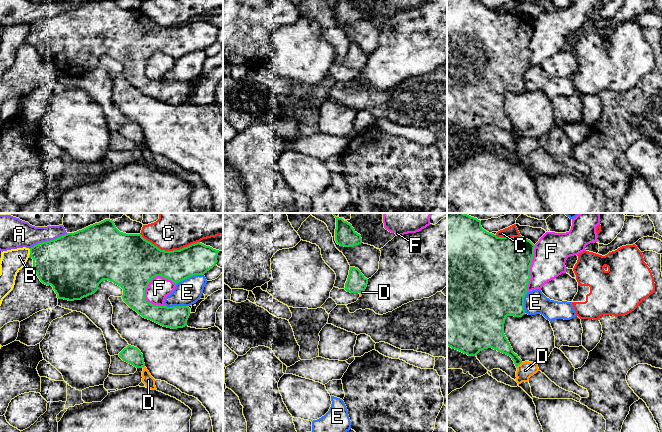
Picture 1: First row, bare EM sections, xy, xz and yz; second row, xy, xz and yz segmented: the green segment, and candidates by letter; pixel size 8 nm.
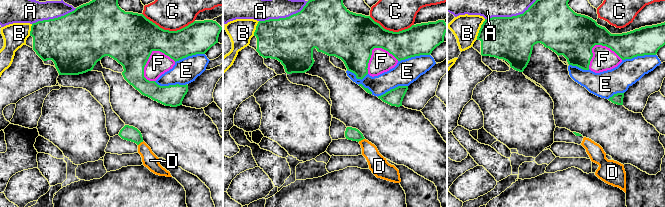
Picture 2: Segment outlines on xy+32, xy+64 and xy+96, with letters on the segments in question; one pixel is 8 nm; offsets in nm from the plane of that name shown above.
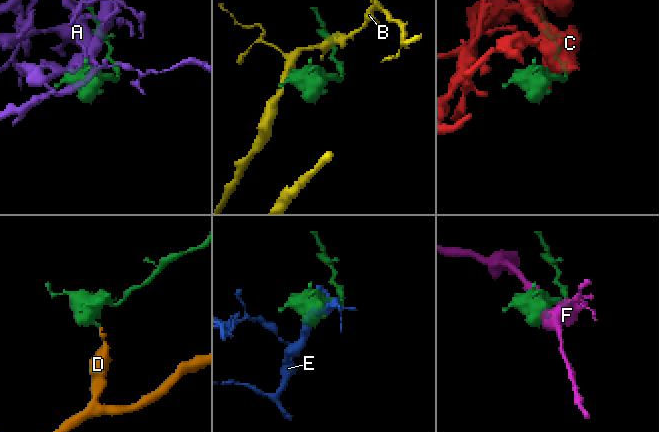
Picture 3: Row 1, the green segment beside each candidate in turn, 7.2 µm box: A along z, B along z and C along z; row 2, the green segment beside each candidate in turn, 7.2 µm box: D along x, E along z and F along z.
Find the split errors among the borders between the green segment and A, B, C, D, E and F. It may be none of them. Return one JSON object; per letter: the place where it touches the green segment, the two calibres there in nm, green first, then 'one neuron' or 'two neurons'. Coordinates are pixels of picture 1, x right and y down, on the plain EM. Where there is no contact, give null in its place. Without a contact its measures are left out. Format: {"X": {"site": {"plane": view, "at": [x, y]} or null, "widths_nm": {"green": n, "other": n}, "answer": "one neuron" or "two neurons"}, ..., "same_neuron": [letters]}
{"A": {"site": {"plane": "xy", "at": [48, 17]}, "widths_nm": {"green": 460, "other": 190}, "answer": "two neurons"}, "B": {"site": {"plane": "xy", "at": [30, 29]}, "widths_nm": {"green": 380, "other": 180}, "answer": "two neurons"}, "C": {"site": {"plane": "xy", "at": [169, 27]}, "widths_nm": {"green": 340, "other": 220}, "answer": "two neurons"}, "D": {"site": {"plane": "yz", "at": [519, 140]}, "widths_nm": {"green": 140, "other": 140}, "answer": "two neurons"}, "E": {"site": {"plane": "xy", "at": [189, 52]}, "widths_nm": {"green": 260, "other": 200}, "answer": "two neurons"}, "F": {"site": {"plane": "xy", "at": [153, 53]}, "widths_nm": {"green": 440, "other": 180}, "answer": "two neurons"}, "same_neuron": []}

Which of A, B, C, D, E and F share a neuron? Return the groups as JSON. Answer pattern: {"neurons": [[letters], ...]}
{"neurons": [["A"], ["B"], ["C"], ["D"], ["E"], ["F"]]}

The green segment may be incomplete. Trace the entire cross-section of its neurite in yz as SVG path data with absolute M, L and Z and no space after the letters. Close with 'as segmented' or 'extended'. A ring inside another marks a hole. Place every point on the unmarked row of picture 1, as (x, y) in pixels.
M447 0L447 122L468 132L477 132L480 127L492 124L510 132L516 143L522 139L518 131L513 128L504 110L504 99L507 92L522 93L525 90L524 73L527 70L527 62L531 54L530 42L534 32L534 24L535 21L522 12L497 13L484 6L481 0Z | as segmented

